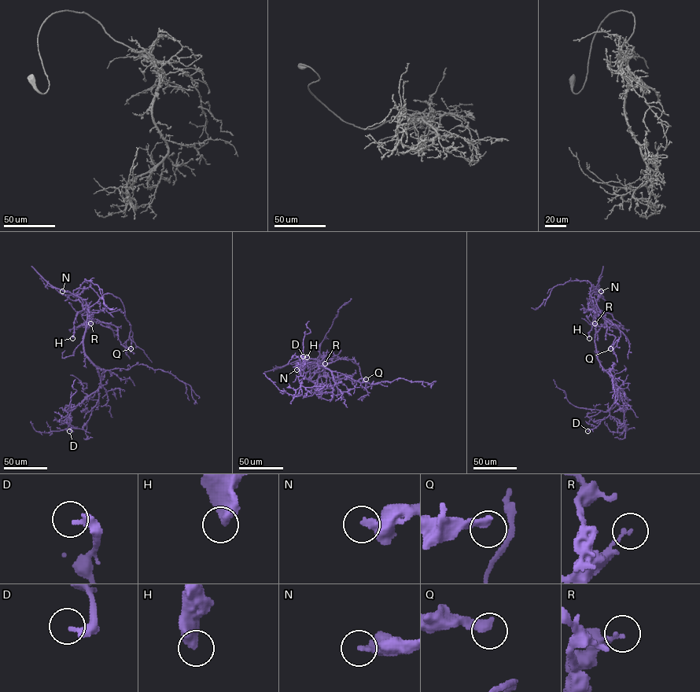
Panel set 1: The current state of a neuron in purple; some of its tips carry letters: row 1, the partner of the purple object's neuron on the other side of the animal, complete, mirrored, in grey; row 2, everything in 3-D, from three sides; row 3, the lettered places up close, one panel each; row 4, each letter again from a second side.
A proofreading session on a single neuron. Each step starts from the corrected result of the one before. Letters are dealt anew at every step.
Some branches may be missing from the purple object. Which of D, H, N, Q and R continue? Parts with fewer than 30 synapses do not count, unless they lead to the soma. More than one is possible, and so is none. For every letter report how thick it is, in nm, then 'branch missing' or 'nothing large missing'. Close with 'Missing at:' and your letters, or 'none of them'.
D: calibre 300 nm; nothing large missing
H: calibre 480 nm; nothing large missing
N: calibre 320 nm; nothing large missing
Q: calibre 360 nm; nothing large missing
R: calibre 130 nm; nothing large missing
Missing at: none of them

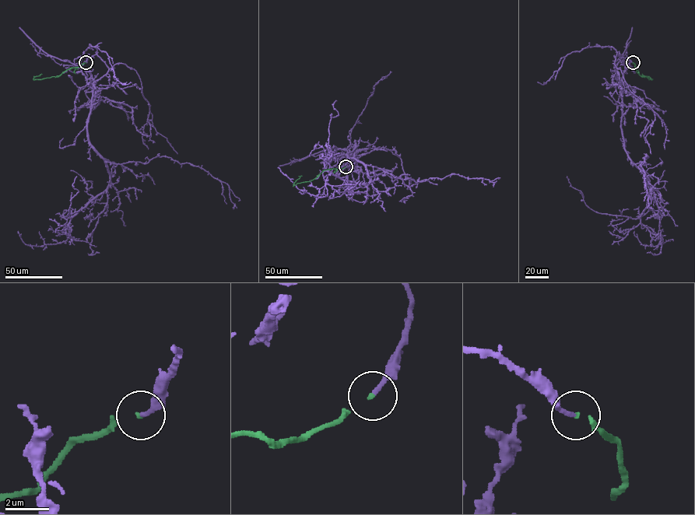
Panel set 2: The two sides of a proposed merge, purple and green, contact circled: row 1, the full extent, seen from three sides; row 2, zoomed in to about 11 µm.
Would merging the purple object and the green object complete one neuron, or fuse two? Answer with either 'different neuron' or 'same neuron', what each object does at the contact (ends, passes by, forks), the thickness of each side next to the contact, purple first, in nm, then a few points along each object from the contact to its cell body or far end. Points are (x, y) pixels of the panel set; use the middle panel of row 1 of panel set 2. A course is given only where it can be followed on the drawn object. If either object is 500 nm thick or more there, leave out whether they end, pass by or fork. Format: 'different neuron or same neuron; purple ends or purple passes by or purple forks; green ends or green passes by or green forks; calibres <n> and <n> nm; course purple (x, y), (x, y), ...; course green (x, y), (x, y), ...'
same neuron; purple ends; green ends; calibres 190 and 110 nm; course purple (345, 166), (349, 153), (369, 148), (347, 155), (364, 166), (370, 181), (345, 181), (325, 168), (336, 100); course green (345, 166), (324, 170), (310, 181), (294, 185), (302, 176)

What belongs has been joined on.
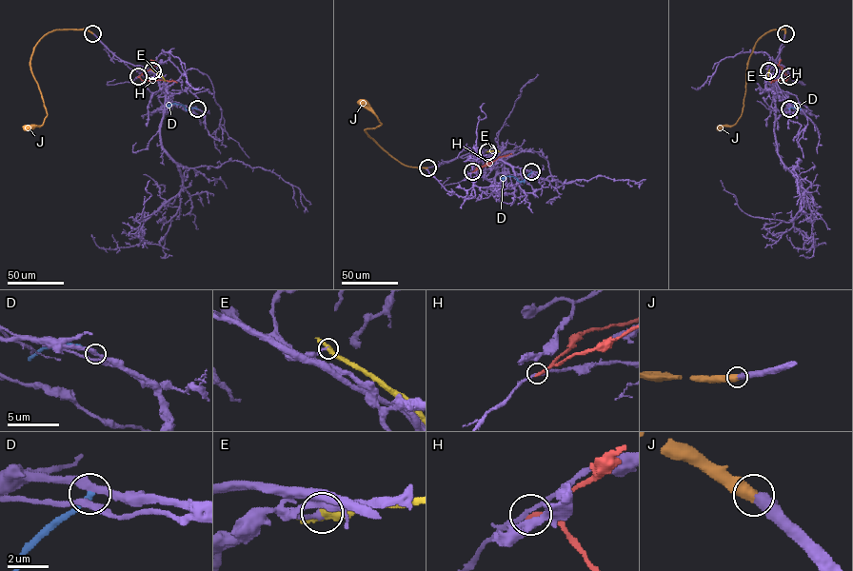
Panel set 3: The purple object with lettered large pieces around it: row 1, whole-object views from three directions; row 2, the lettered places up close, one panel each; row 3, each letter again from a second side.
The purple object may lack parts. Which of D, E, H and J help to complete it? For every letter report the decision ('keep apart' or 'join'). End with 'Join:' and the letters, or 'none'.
D: keep apart
E: keep apart
H: keep apart
J: join
Join: J

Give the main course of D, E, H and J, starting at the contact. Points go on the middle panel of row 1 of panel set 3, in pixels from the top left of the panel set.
D: (531, 171), (520, 182), (512, 176), (505, 176), (503, 180)
E: (487, 151), (500, 152)
H: (472, 171), (511, 153)
J: (427, 167), (402, 164), (371, 138), (365, 130), (382, 124), (358, 100)

